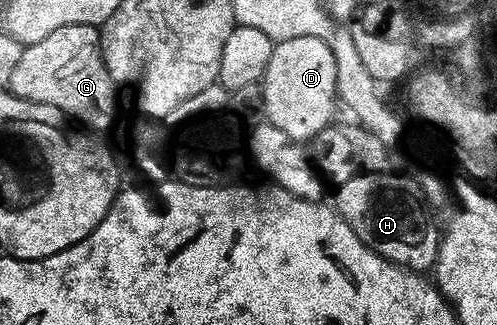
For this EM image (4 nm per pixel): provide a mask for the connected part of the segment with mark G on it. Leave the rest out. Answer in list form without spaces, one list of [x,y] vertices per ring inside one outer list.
[[[94,24],[61,26],[61,30],[53,30],[49,38],[26,45],[17,67],[22,93],[70,112],[92,129],[109,127],[115,120],[117,84],[107,68],[103,45],[100,29]]]

